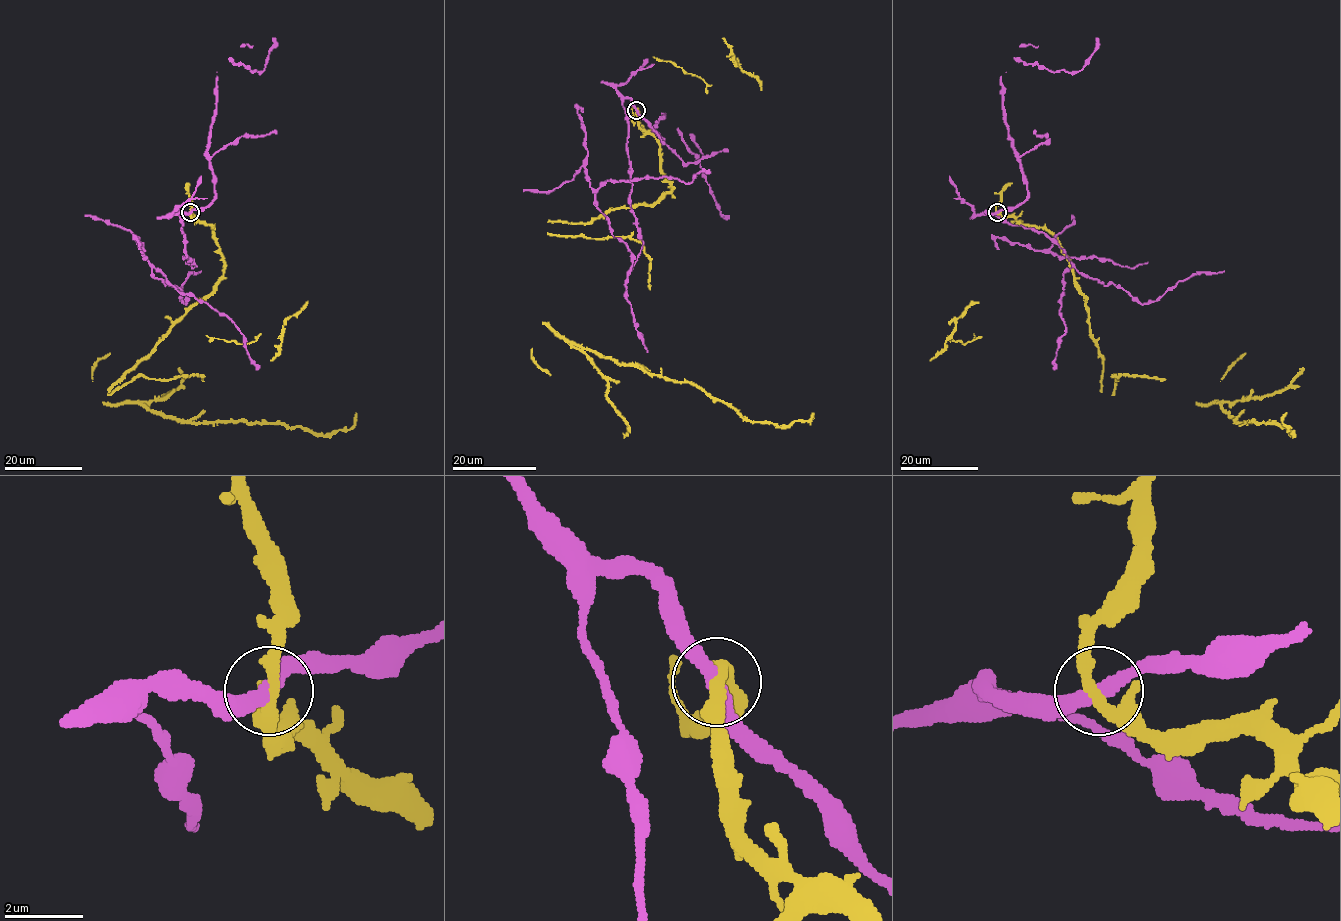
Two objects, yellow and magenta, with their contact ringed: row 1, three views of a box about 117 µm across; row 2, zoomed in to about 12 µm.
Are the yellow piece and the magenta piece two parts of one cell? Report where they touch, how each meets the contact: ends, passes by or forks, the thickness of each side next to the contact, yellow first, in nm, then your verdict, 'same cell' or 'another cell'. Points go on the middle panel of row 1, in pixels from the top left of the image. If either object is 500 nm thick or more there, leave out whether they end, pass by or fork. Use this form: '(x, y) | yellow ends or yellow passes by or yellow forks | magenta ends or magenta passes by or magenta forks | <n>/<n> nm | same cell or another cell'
(636, 110) | yellow forks | magenta passes by | 260/360 nm | same cell

